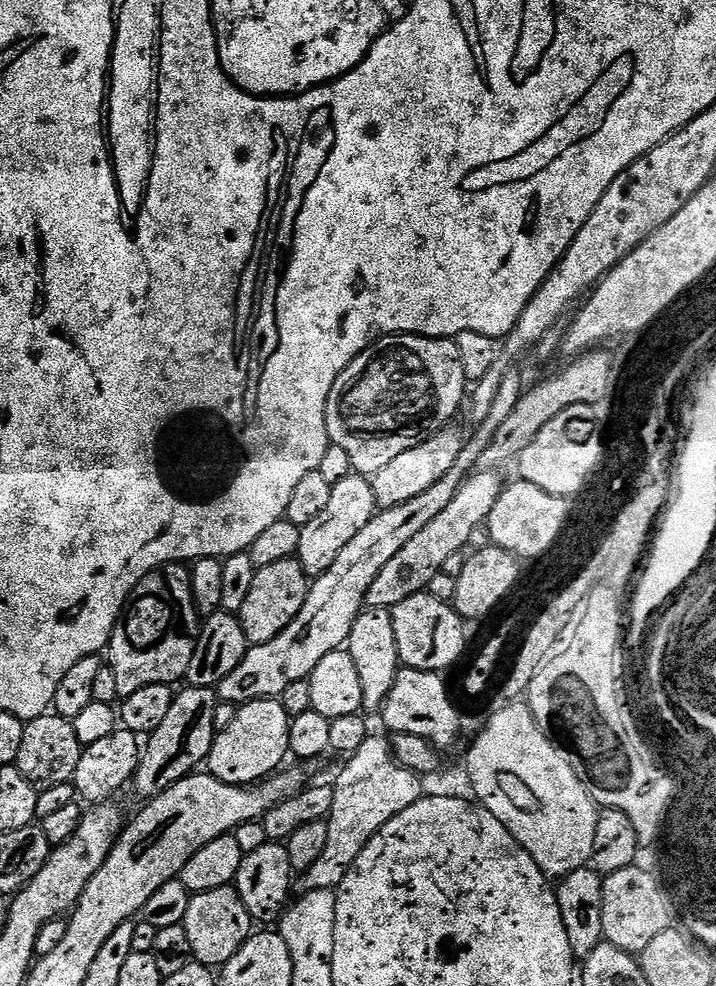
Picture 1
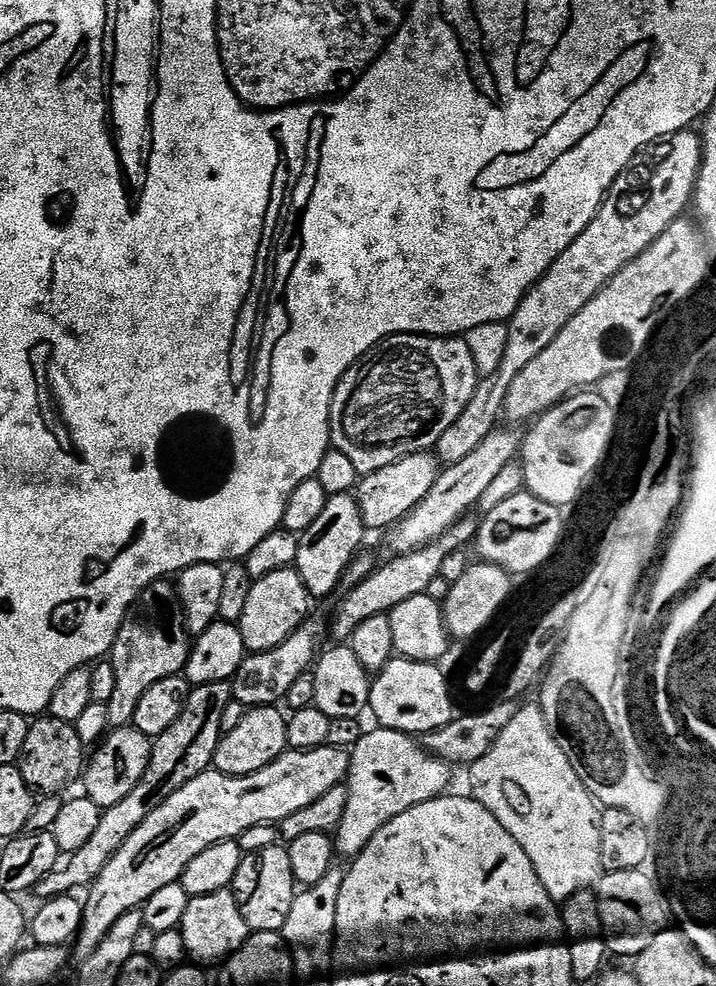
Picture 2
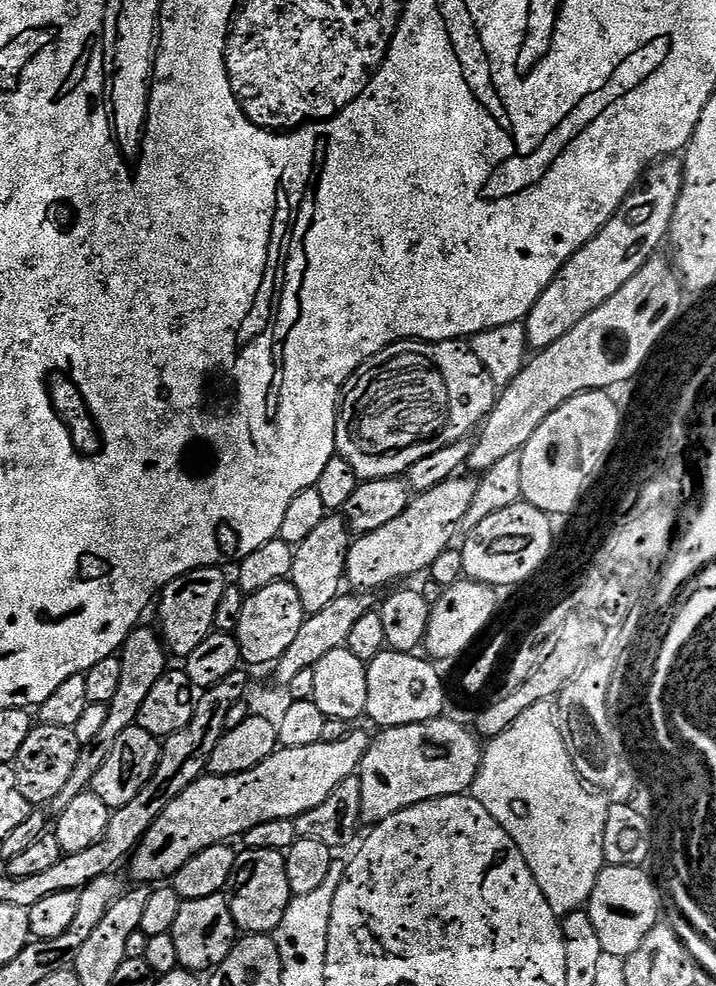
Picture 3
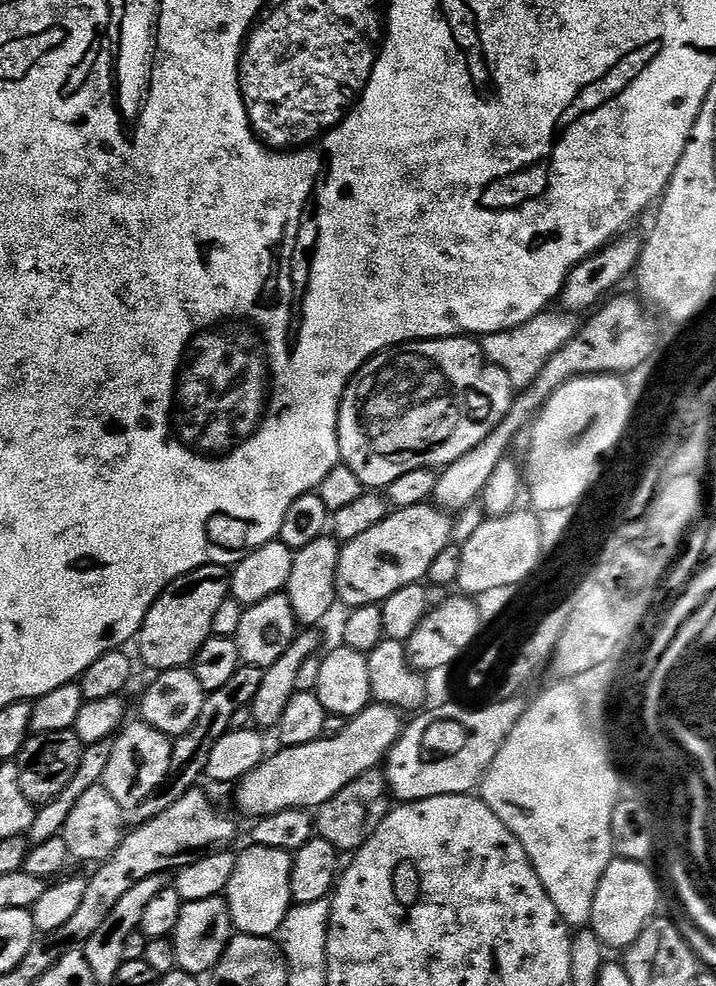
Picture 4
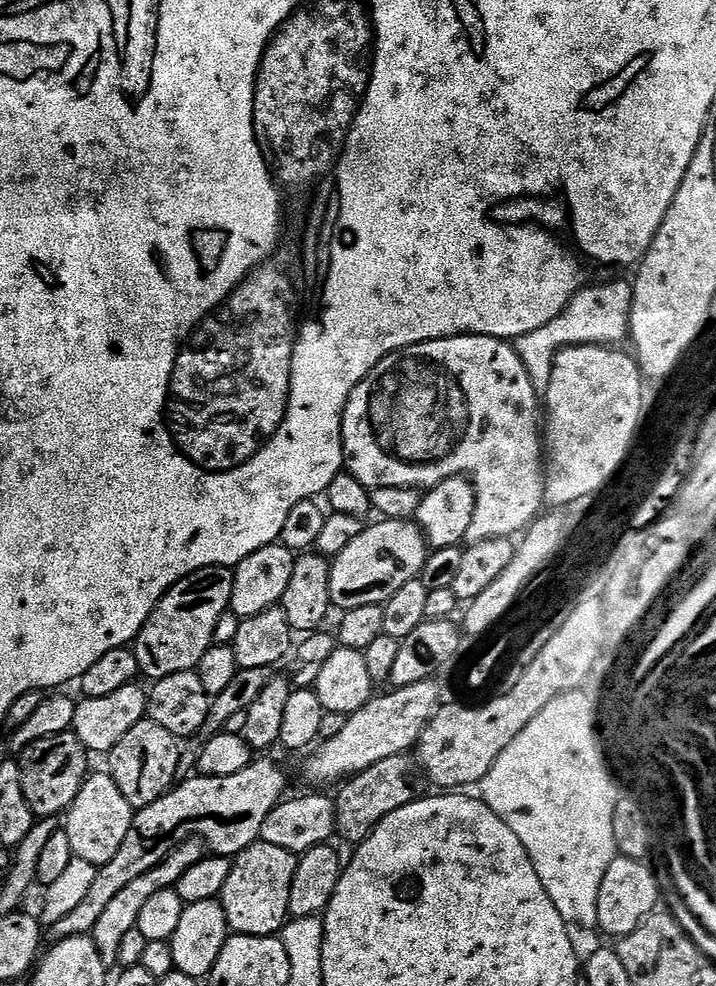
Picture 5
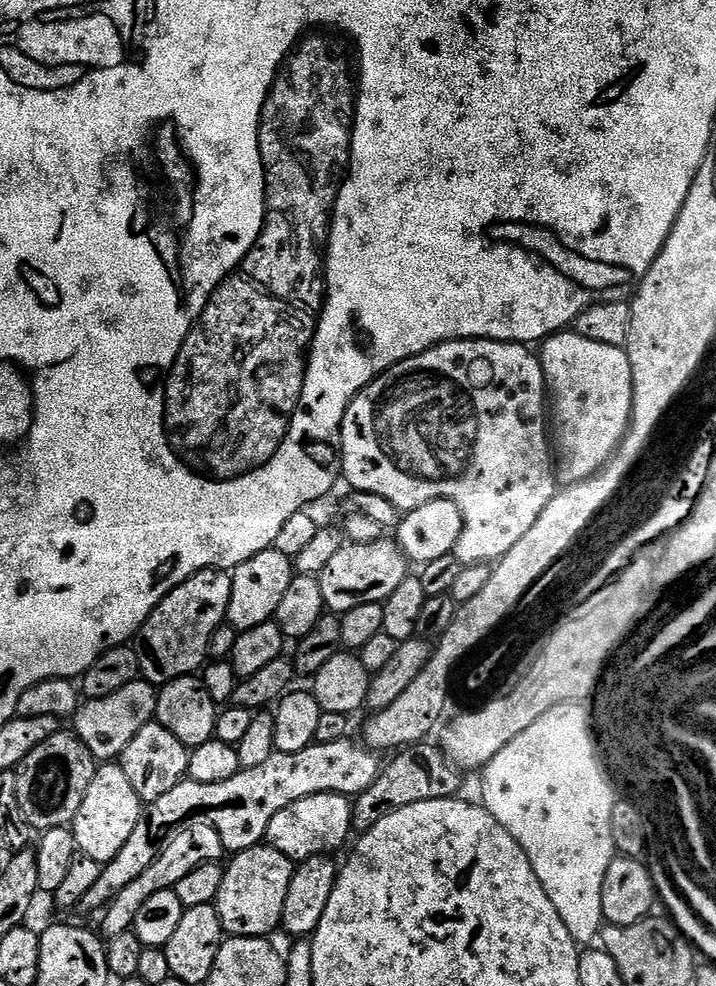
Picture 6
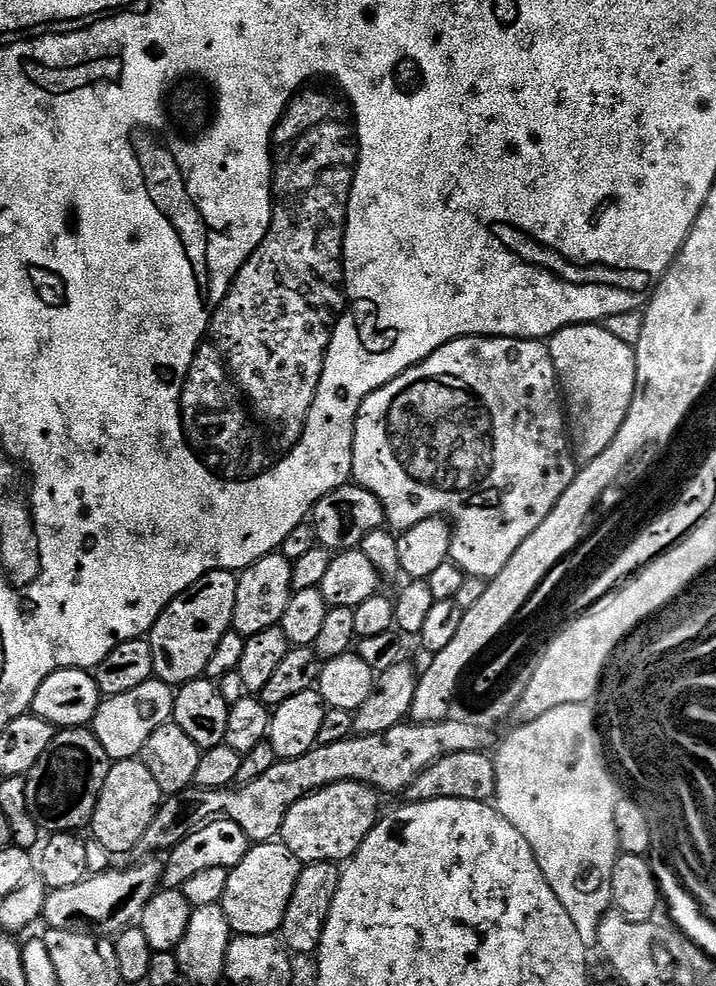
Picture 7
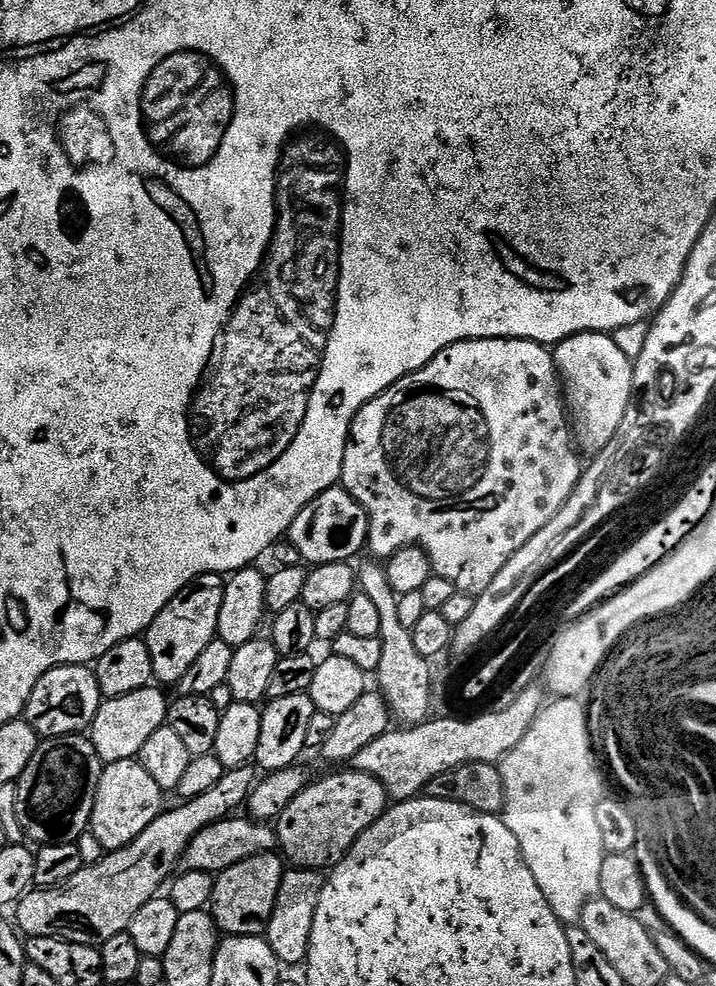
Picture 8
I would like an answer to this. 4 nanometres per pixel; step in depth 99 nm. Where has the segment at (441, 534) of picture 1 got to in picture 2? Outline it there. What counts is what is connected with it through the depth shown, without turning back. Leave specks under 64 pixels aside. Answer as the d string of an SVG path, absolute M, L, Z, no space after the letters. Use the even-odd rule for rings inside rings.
M469 514L464 519L459 520L454 527L446 530L437 540L432 540L429 544L421 544L413 552L399 553L386 564L380 565L359 582L359 584L349 587L341 598L340 605L336 608L336 613L332 616L332 626L330 622L330 636L336 642L351 641L354 630L362 626L362 622L368 618L383 616L392 611L394 606L398 606L407 599L425 595L430 586L430 582L440 575L442 563L446 562L449 554L454 554L467 549L476 539L478 531L478 520L475 515Z

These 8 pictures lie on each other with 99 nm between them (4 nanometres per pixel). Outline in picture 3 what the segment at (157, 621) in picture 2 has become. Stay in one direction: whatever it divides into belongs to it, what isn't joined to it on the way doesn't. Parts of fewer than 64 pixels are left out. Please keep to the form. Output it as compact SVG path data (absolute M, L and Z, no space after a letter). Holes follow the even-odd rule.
M137 626L126 638L123 648L118 653L122 662L122 678L118 681L118 690L115 692L114 698L107 705L106 723L102 725L102 730L99 732L98 738L94 738L94 742L81 747L80 761L78 766L74 766L74 774L70 774L66 786L62 786L62 794L58 794L51 802L50 808L53 813L64 812L66 806L70 806L70 802L74 802L74 798L78 798L78 794L91 789L92 779L98 774L98 770L102 770L102 764L106 762L114 742L118 742L118 734L122 734L122 730L135 725L147 694L170 668L170 663L168 663L170 652L162 639L161 633L155 627L154 629L144 627Z

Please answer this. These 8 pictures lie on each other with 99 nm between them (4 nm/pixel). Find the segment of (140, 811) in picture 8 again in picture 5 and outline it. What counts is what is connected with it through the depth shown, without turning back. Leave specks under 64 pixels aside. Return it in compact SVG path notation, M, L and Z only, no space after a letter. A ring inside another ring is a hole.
M93 771L85 780L82 790L78 790L78 798L74 798L62 820L62 831L66 838L70 838L73 857L90 862L96 869L100 869L106 862L110 862L110 858L114 858L114 854L118 854L122 842L126 842L133 815L134 809L130 802L126 802L122 790L118 790L114 778L107 771Z

